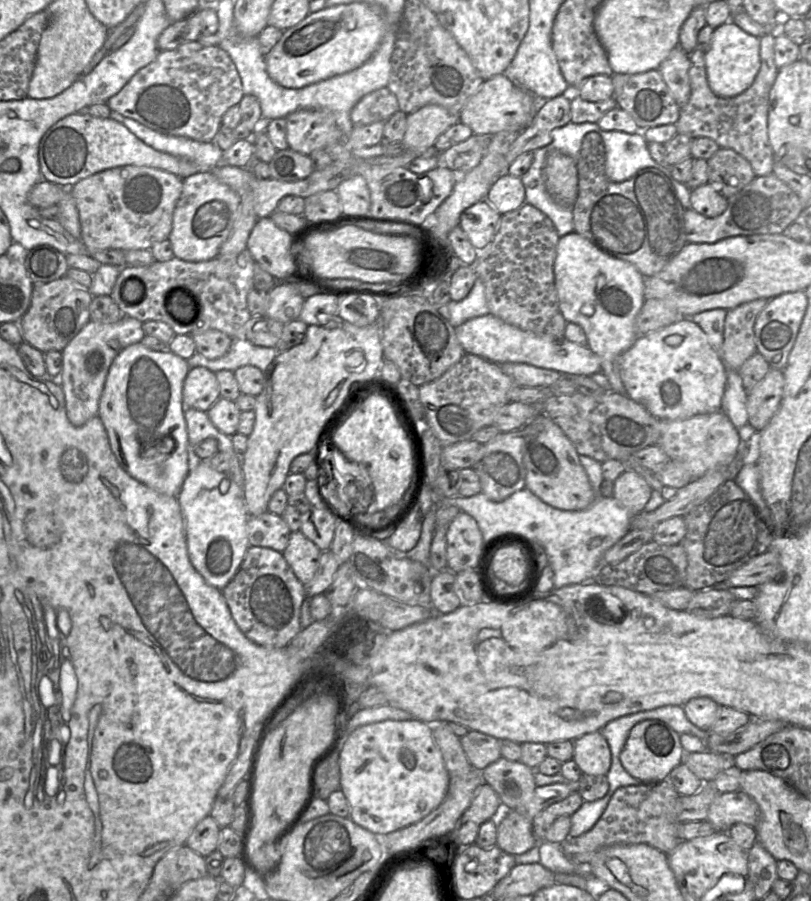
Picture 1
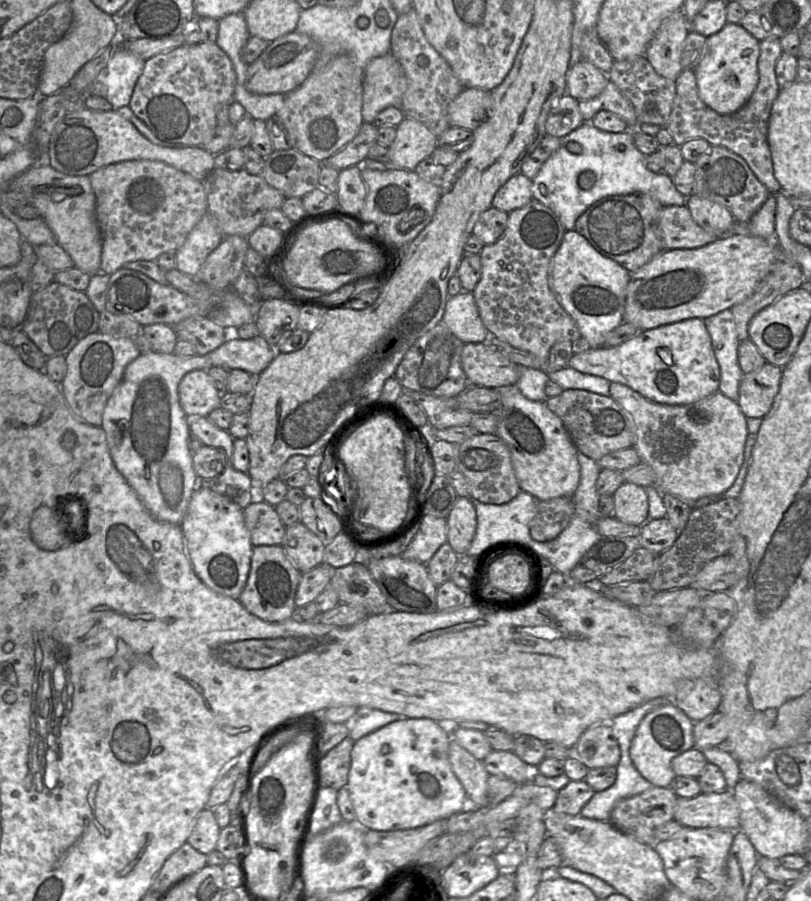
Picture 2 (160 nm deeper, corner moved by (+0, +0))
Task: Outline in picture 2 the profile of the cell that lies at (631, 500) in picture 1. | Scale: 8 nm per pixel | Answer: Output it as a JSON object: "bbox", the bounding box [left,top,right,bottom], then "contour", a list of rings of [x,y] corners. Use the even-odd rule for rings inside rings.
{"bbox":[613,482,649,527],"contour":[[[623,482],[613,494],[614,516],[621,522],[641,527],[649,520],[646,489]]]}

